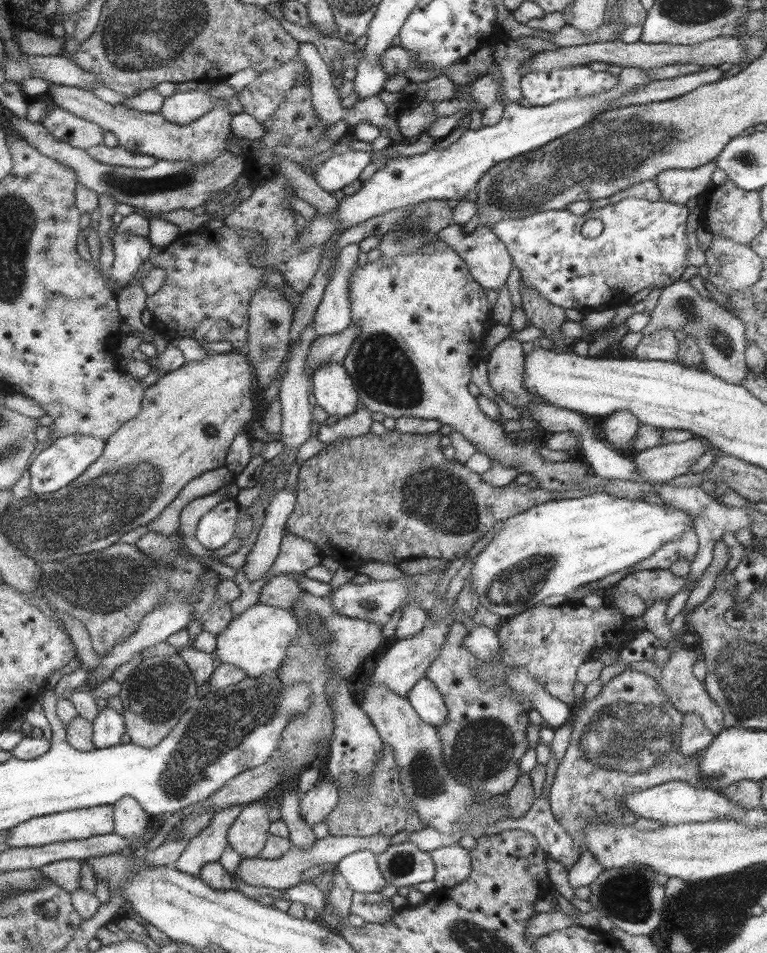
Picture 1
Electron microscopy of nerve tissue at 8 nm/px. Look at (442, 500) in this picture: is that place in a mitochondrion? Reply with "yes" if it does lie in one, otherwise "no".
yes

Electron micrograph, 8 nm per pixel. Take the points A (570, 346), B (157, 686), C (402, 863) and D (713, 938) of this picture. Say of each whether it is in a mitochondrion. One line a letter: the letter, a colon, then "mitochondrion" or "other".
A: other
B: mitochondrion
C: mitochondrion
D: other

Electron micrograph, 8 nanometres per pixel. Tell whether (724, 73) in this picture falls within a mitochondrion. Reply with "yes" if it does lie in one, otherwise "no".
no

